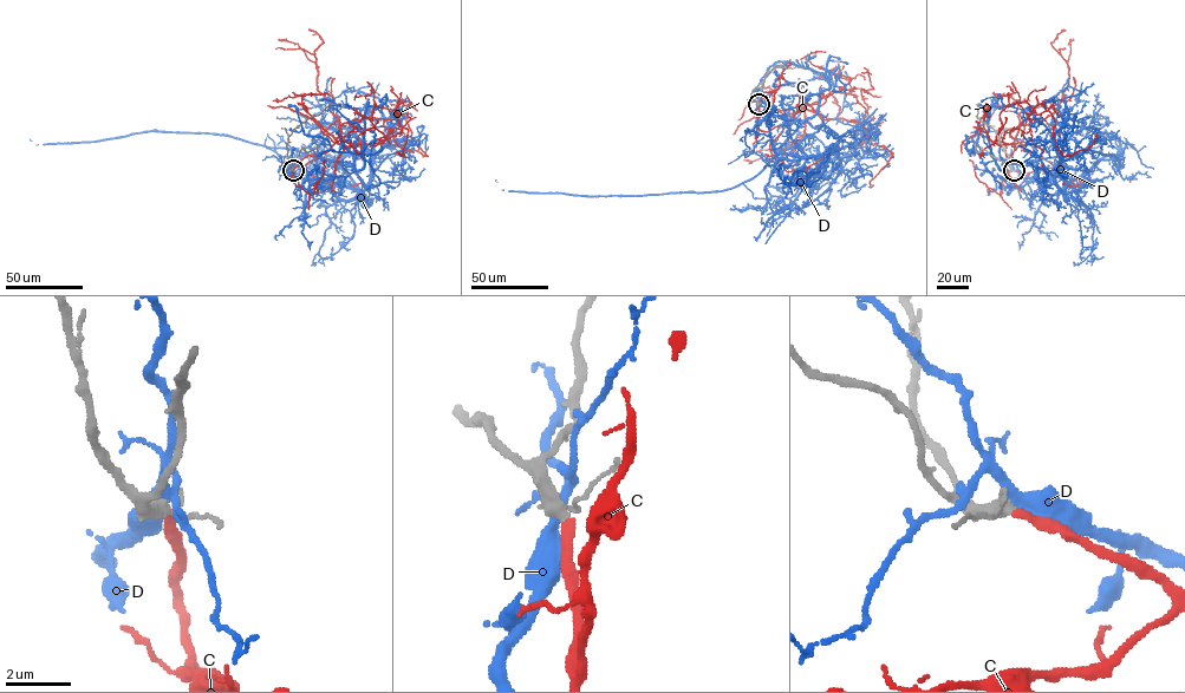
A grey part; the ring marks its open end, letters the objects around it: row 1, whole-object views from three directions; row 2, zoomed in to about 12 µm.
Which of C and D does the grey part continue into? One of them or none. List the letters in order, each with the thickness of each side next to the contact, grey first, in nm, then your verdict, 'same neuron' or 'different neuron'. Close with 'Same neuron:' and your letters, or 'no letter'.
C: 360 nm thick on the grey side, 280 nm on the other; same neuron
D: 380 nm thick on the grey side, 320 nm on the other; different neuron
Same neuron: C

